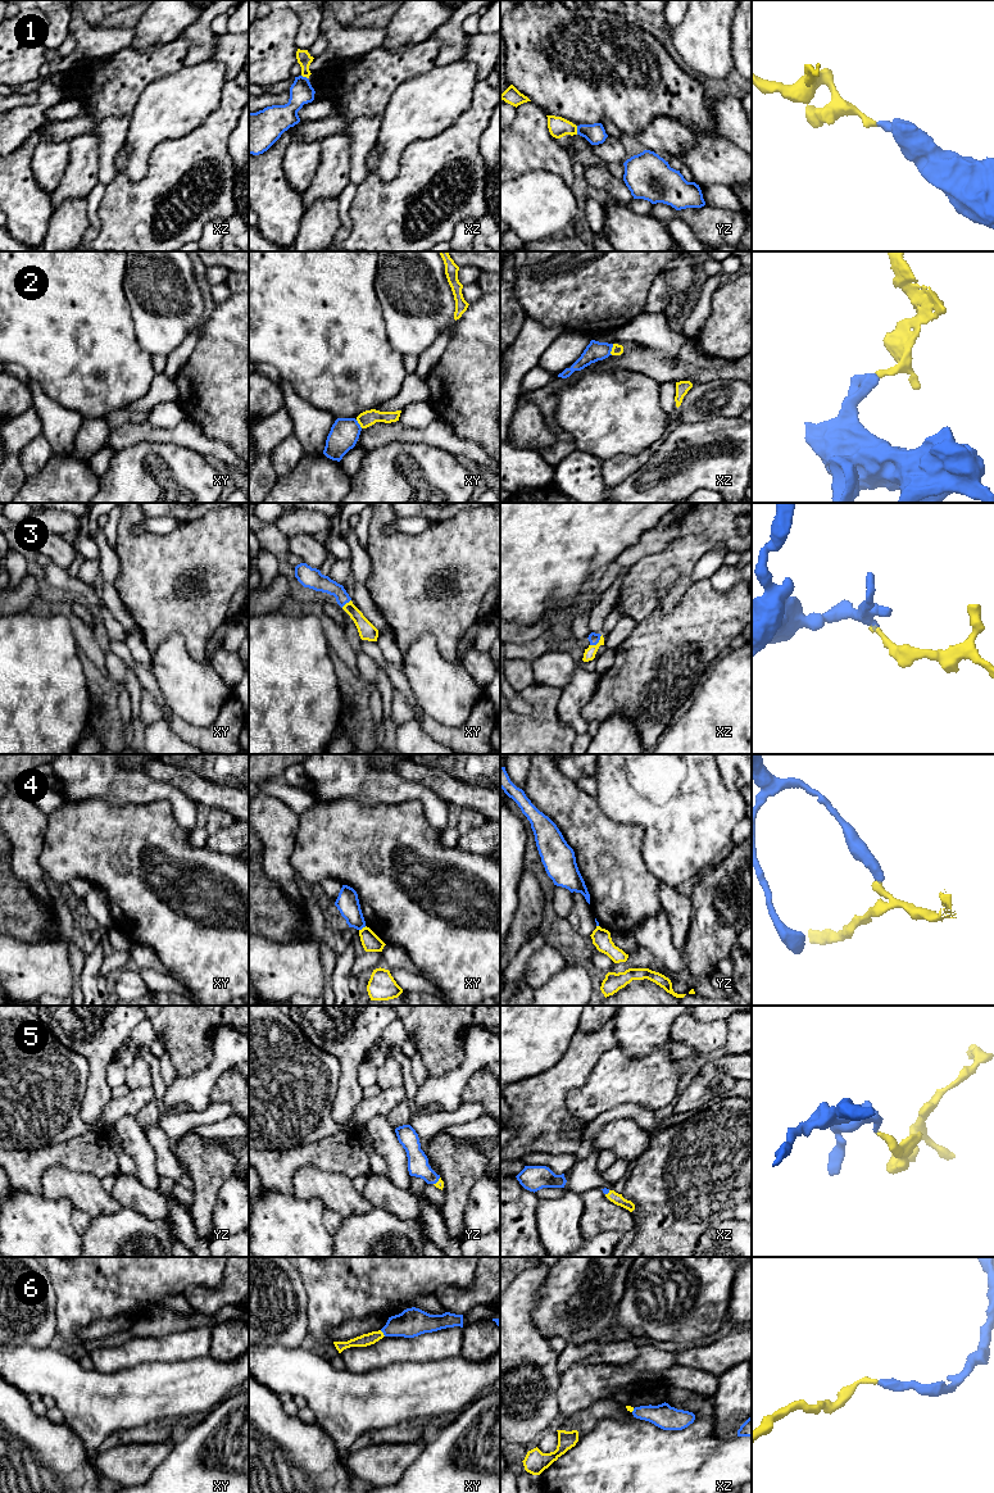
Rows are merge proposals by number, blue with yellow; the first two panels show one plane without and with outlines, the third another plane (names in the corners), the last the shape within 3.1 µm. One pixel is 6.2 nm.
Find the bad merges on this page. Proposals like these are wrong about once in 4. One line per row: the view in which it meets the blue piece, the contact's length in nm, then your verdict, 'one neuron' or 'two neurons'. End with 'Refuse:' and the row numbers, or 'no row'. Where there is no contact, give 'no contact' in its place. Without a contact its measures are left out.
1: meets blue in yz; contact 60 nm long; one neuron
2: meets blue in xz; contact 70 nm long; two neurons
3: meets blue in xz; contact 100 nm long; one neuron
4: meets blue in xy; contact 50 nm long; two neurons
5: meets blue in yz; contact 60 nm long; one neuron
6: meets blue in xy; contact 50 nm long; one neuron
Refuse: 2, 4

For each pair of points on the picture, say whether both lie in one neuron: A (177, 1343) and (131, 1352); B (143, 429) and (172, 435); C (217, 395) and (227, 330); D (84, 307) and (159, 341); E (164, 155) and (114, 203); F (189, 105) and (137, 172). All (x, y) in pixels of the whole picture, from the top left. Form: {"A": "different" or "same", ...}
{"A": "same", "B": "same", "C": "same", "D": "different", "E": "same", "F": "same"}

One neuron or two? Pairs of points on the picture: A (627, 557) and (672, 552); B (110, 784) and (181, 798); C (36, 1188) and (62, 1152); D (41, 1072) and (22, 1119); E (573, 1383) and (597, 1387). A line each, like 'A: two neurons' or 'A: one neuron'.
A: two neurons
B: one neuron
C: one neuron
D: one neuron
E: one neuron

